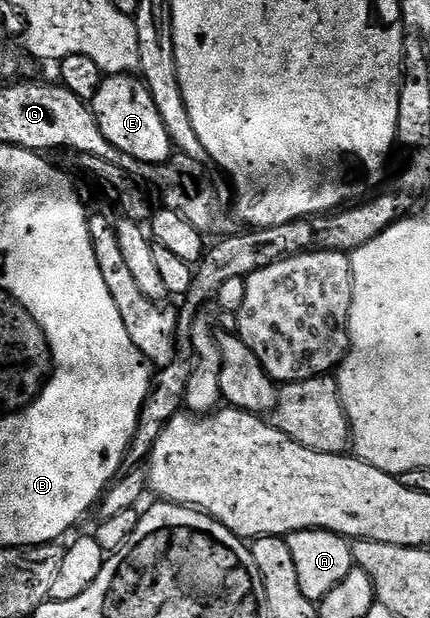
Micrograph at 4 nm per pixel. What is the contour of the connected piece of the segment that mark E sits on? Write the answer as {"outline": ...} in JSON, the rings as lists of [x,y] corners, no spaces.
{"outline":[[[140,75],[105,76],[91,107],[99,122],[99,130],[103,130],[103,138],[107,138],[111,146],[123,150],[123,154],[141,164],[169,163],[175,152],[175,140],[167,134],[167,126],[163,126],[163,118],[159,118],[159,109],[151,98],[151,90],[147,90]]]}

